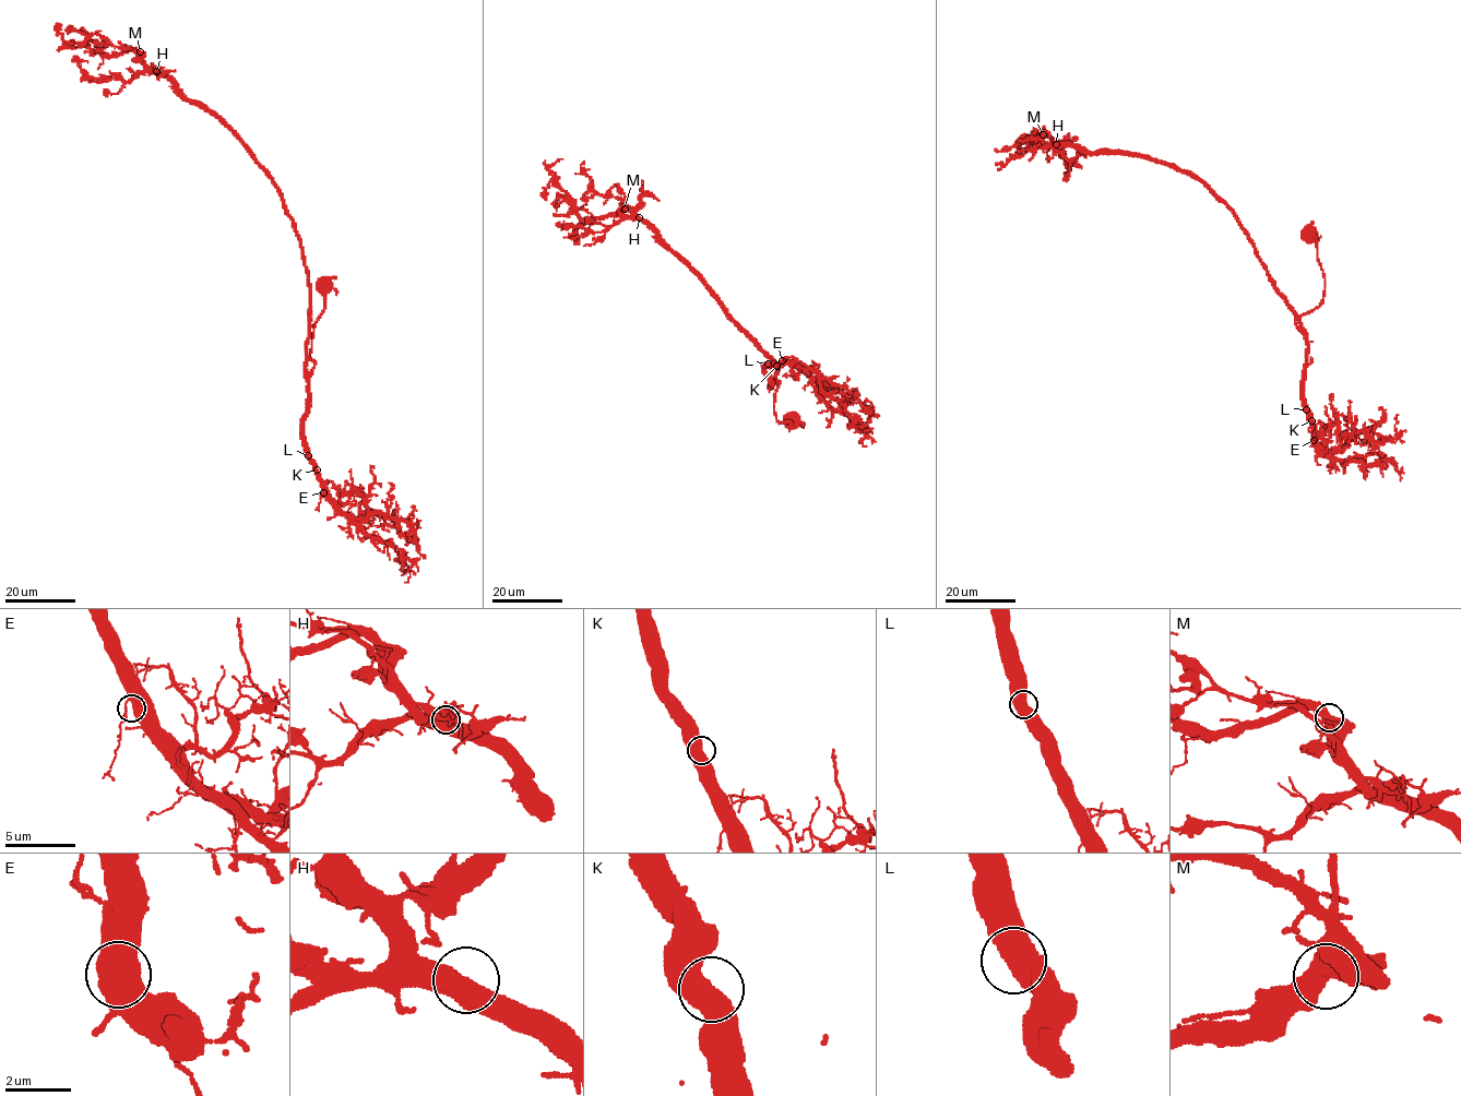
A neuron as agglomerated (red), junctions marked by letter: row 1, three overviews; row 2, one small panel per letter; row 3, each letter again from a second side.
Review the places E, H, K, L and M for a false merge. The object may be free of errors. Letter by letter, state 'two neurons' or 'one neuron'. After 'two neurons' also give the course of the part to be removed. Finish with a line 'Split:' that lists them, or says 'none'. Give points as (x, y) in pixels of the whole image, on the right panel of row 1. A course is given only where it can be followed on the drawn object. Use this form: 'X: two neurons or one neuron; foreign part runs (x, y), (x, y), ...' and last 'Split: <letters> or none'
E: one neuron
H: one neuron
K: one neuron
L: one neuron
M: one neuron
Split: none

